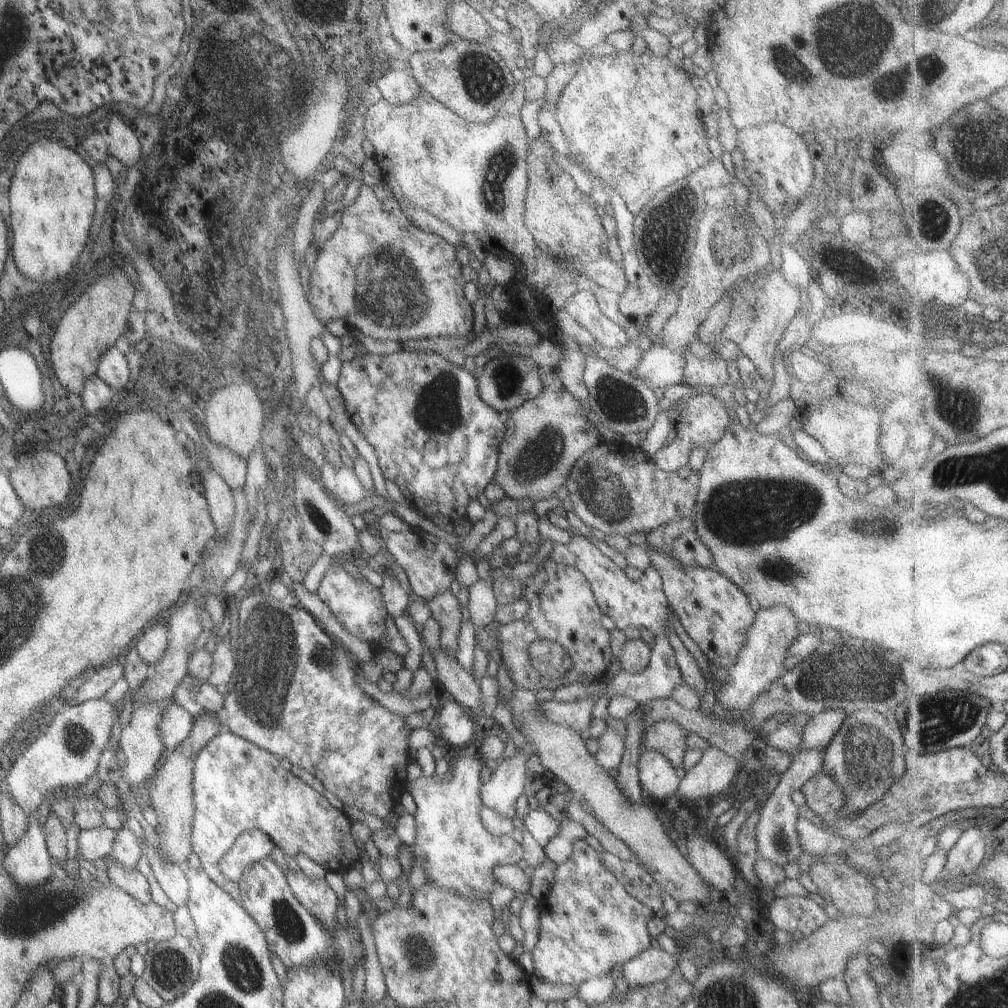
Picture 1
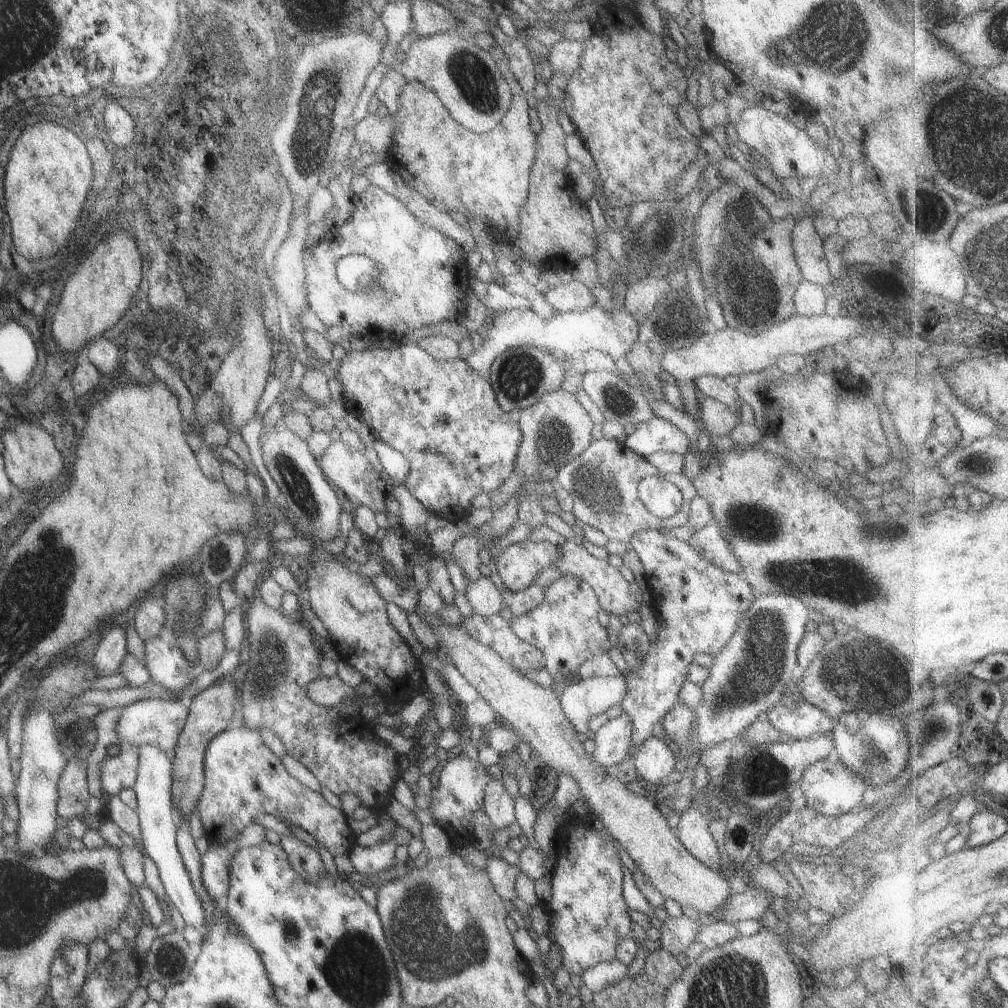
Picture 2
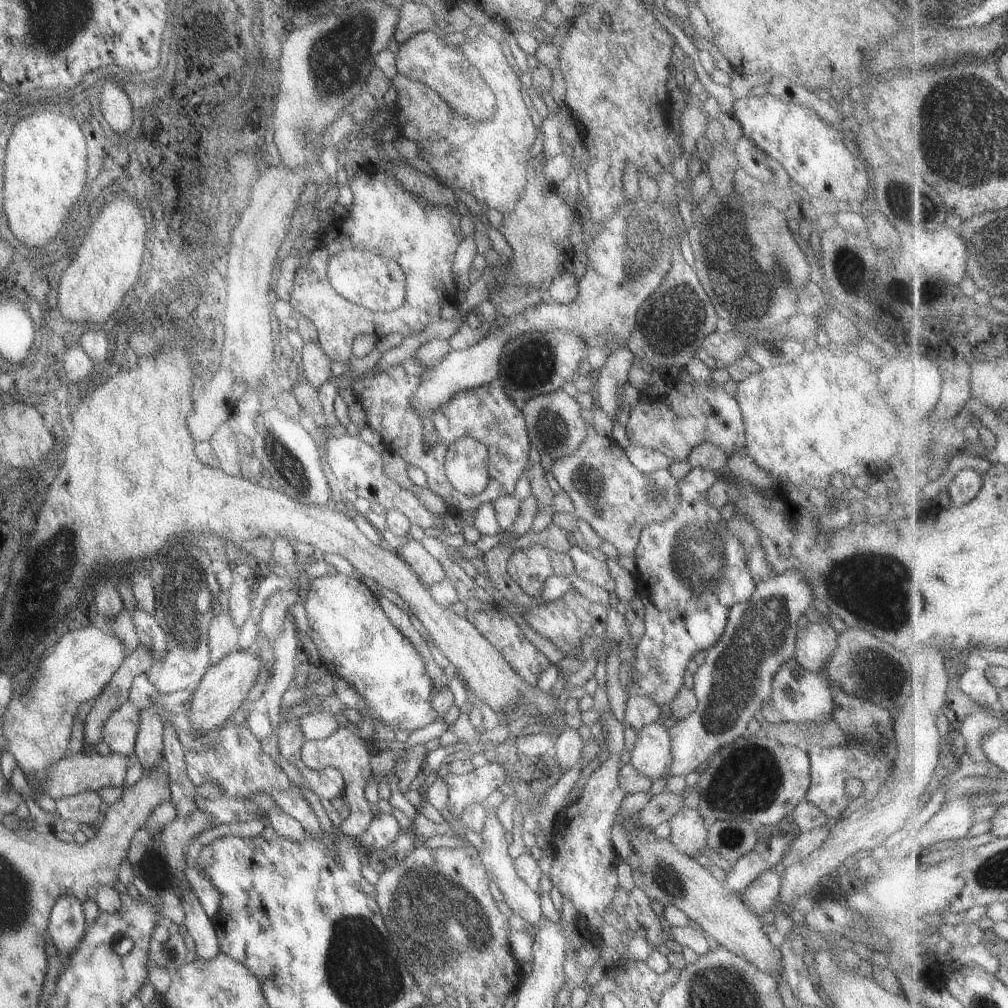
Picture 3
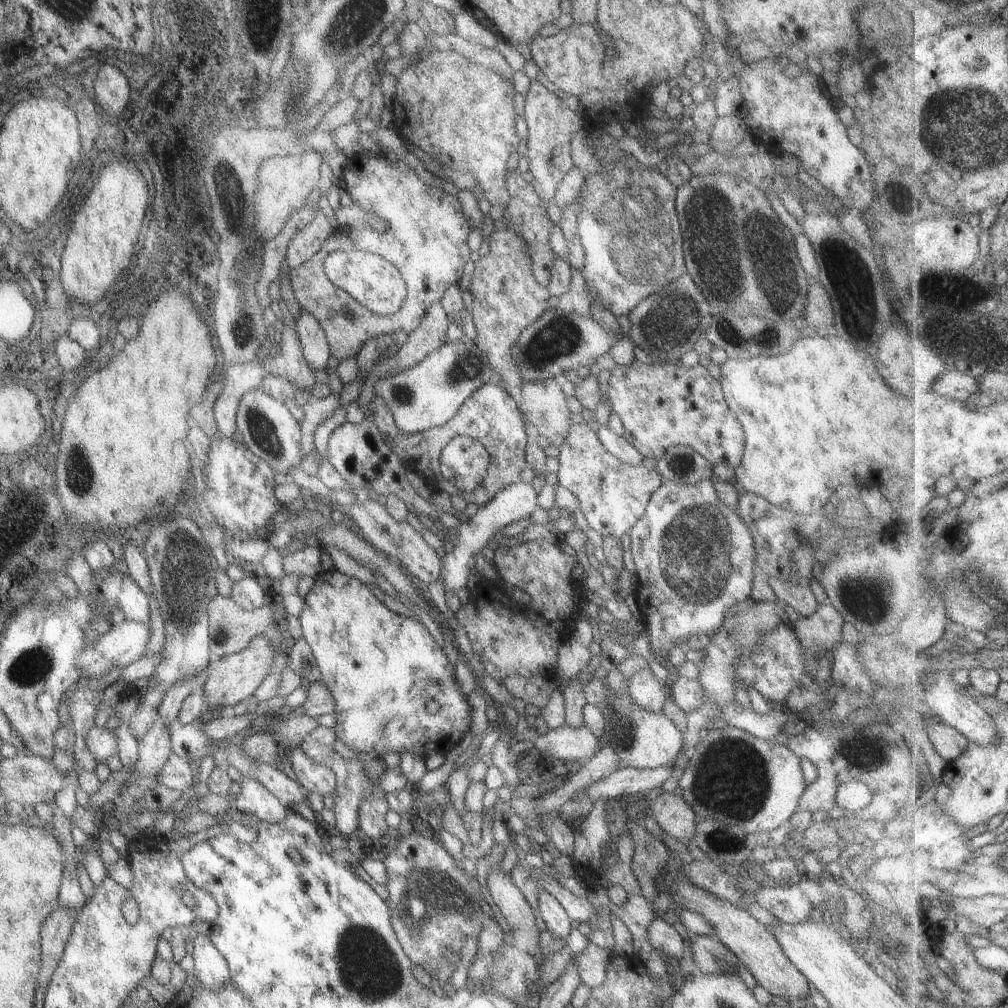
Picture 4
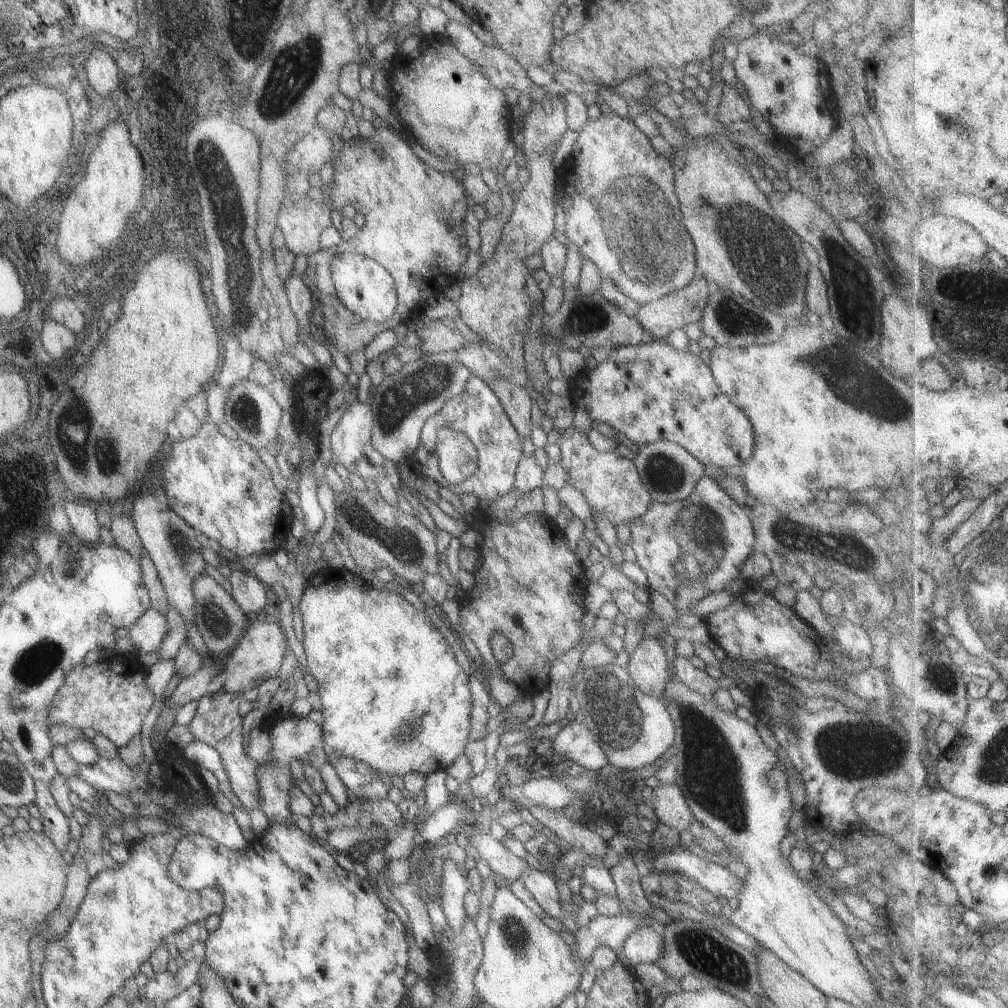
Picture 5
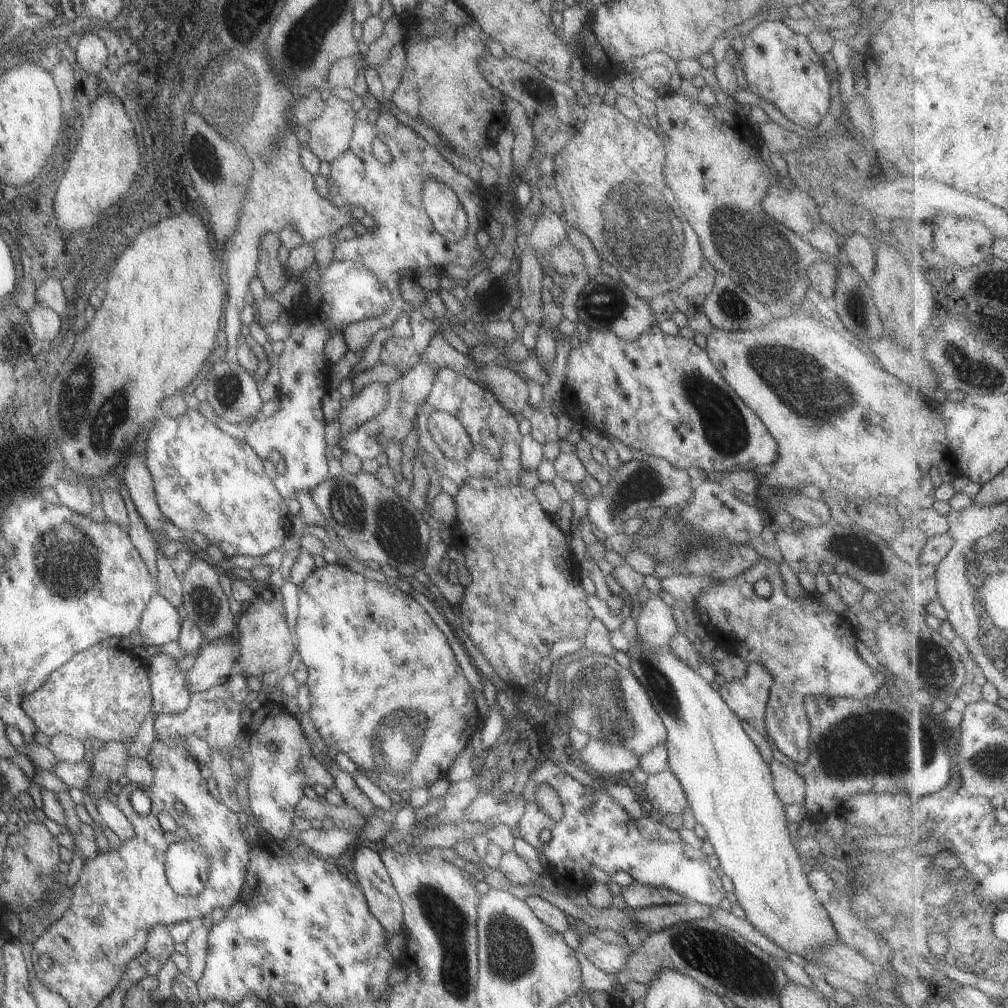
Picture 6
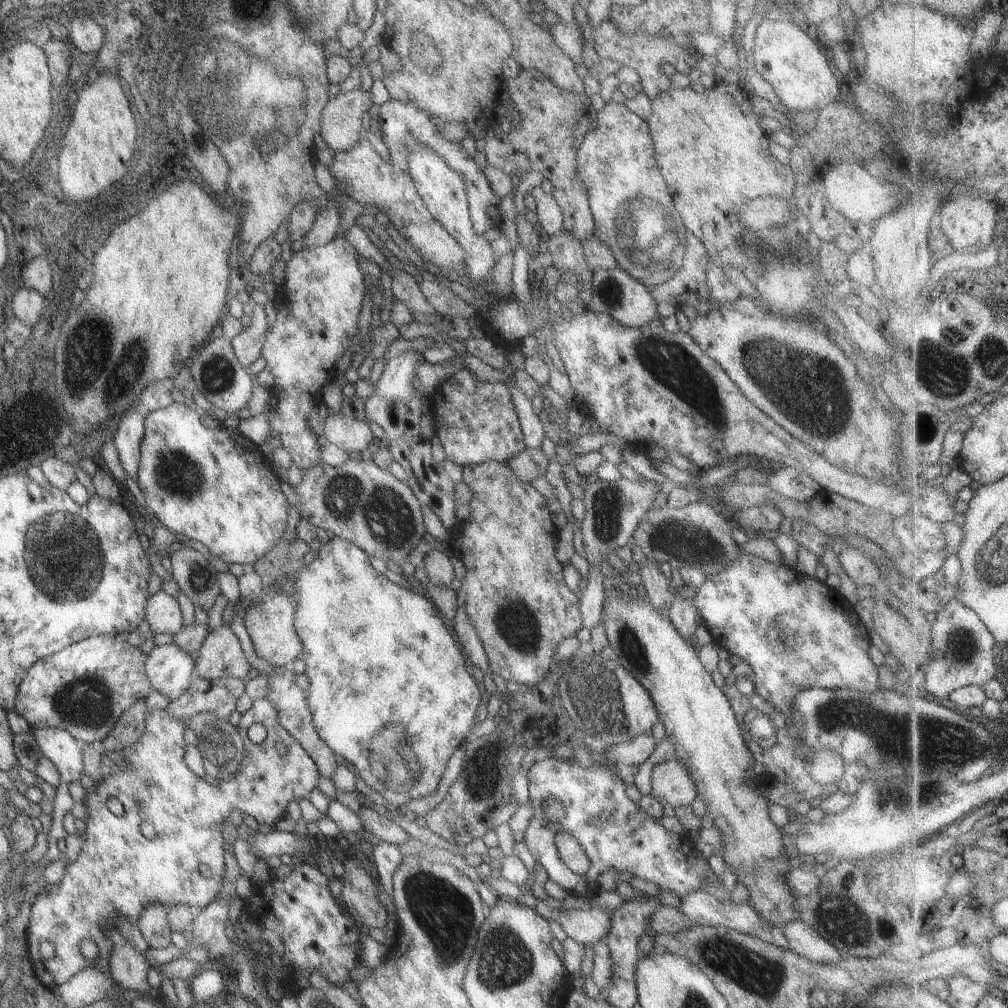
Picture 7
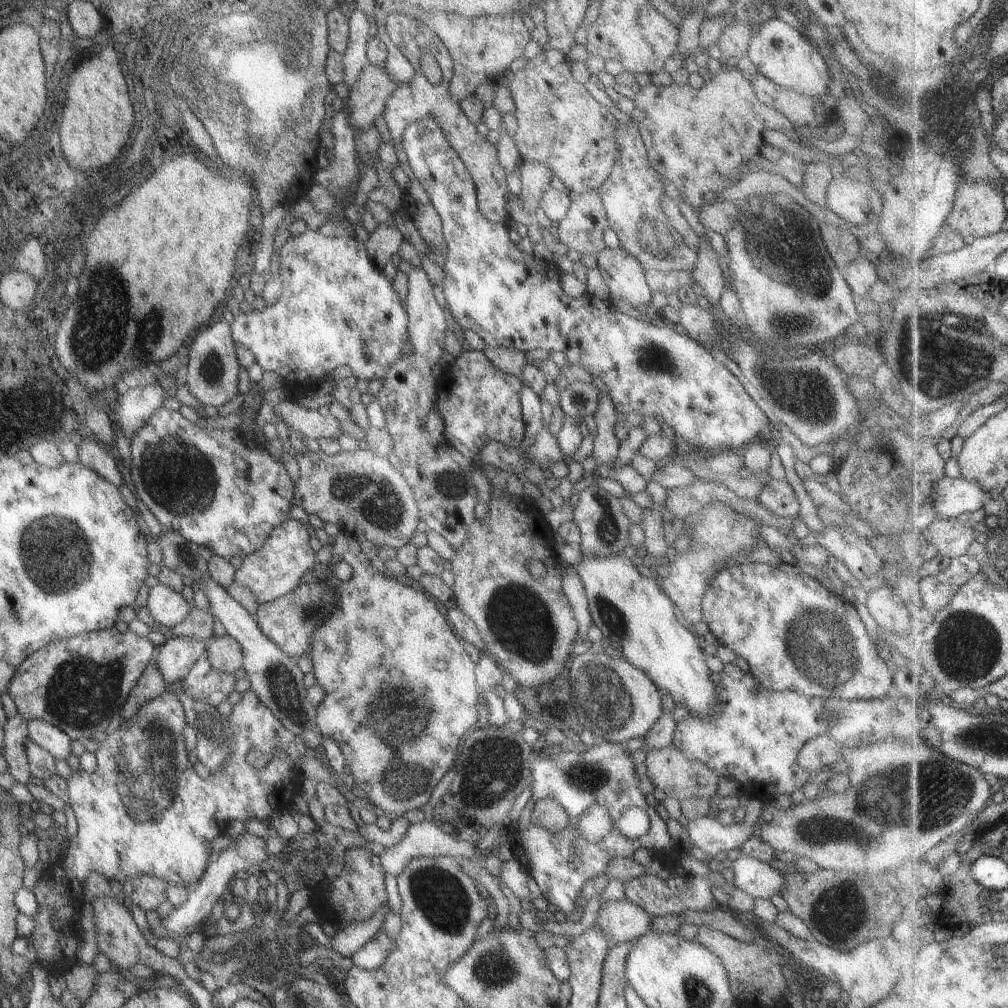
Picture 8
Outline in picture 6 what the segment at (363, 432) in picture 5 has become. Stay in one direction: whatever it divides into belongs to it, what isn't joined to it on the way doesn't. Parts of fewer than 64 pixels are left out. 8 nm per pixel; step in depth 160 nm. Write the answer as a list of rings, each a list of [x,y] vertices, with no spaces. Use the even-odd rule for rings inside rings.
[[[379,381],[367,383],[359,393],[353,395],[344,408],[340,409],[339,436],[363,424],[368,418],[379,414],[385,406],[386,384]]]

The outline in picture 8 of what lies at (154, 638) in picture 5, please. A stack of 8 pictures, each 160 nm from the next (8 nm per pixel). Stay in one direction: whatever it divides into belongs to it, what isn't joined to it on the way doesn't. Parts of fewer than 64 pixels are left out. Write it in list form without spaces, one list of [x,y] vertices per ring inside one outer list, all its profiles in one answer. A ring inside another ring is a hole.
[[[161,583],[150,588],[146,607],[153,617],[155,626],[166,627],[179,624],[191,608],[179,591],[171,590]]]

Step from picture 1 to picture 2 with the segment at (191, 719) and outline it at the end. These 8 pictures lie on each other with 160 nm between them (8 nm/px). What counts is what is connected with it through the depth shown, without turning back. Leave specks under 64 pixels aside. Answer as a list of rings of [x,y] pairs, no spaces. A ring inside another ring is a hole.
[[[179,698],[143,699],[124,706],[120,719],[116,723],[116,737],[120,742],[136,745],[153,745],[164,753],[173,750],[179,733],[184,727],[188,707]]]

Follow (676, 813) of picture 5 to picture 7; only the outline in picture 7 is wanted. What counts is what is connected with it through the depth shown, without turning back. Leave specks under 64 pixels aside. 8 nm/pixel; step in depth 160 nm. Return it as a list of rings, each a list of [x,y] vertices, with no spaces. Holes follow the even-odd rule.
[[[673,758],[664,759],[654,764],[653,768],[651,768],[651,774],[647,783],[647,792],[649,792],[658,803],[661,805],[669,804],[669,806],[673,808],[681,808],[684,805],[689,805],[696,795],[693,781],[688,775],[686,768],[682,763]]]

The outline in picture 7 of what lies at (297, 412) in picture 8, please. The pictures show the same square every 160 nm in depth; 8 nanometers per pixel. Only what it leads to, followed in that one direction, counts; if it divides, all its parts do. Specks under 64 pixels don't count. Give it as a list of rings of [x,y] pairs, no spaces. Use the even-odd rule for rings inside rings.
[[[329,412],[323,422],[322,435],[329,443],[350,455],[359,454],[364,448],[368,448],[373,440],[373,435],[365,420],[333,412]]]

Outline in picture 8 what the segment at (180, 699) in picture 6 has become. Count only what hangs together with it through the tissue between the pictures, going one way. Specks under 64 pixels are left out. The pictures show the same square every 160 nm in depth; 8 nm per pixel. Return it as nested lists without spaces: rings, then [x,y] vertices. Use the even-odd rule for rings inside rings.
[[[173,636],[171,639],[167,639],[162,642],[159,646],[155,648],[155,653],[153,654],[154,663],[163,679],[163,682],[177,682],[182,681],[187,674],[187,671],[201,655],[205,655],[205,640],[199,639],[185,639],[184,637]]]

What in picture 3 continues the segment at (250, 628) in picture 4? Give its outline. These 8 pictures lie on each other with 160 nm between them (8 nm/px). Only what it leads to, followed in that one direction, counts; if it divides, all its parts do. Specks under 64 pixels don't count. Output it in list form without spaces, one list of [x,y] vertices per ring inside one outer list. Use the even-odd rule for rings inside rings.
[[[220,610],[213,618],[210,618],[206,630],[209,666],[217,664],[219,660],[237,648],[238,633],[239,629],[234,627],[228,611]]]

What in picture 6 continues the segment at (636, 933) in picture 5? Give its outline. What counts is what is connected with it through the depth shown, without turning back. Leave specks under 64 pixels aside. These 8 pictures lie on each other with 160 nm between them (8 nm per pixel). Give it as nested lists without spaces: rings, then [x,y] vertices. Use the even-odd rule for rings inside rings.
[[[589,934],[581,938],[578,950],[599,970],[613,975],[624,968],[632,948],[627,943],[607,943]]]

